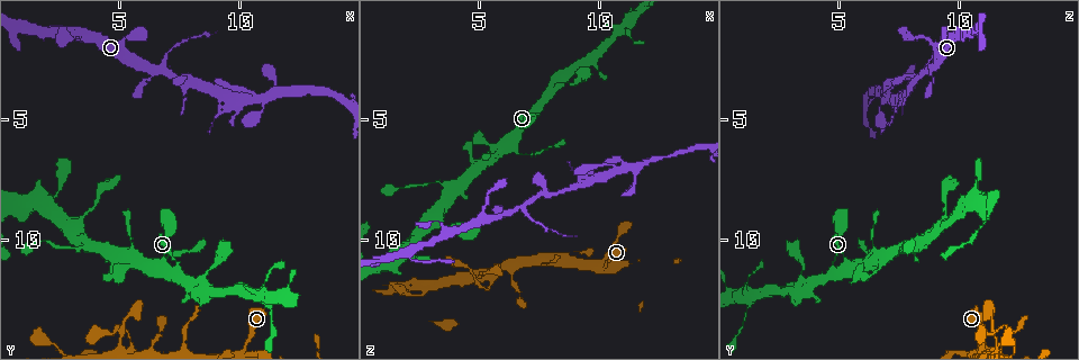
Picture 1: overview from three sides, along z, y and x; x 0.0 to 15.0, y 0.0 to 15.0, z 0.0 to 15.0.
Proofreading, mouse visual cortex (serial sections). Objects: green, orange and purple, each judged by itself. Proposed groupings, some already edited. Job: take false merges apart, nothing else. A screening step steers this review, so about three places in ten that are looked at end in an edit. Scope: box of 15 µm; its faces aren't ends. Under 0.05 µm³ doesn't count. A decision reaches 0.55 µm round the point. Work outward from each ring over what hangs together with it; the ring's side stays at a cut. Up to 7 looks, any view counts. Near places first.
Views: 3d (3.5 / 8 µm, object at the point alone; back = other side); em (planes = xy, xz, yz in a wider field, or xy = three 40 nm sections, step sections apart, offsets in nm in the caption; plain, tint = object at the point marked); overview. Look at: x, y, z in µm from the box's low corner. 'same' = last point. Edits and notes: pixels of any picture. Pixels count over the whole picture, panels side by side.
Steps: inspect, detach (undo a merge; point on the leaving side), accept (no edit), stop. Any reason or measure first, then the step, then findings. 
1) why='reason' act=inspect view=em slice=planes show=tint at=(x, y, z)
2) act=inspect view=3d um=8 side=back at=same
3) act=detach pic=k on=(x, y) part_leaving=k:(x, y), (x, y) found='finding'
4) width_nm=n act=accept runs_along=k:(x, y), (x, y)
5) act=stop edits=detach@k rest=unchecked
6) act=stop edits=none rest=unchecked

why='sharp bend' act=inspect view=3d um=3.5 at=(5.1, 13.6, 11.9)

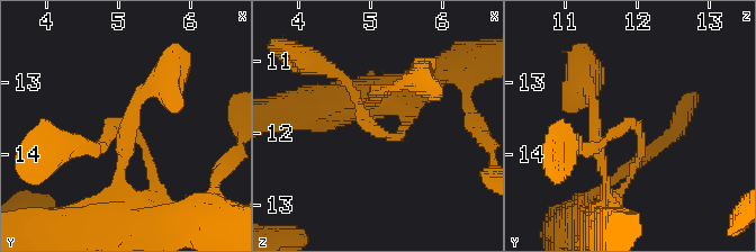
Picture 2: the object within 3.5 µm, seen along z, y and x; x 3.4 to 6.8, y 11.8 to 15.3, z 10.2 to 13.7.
arm_widths_nm=150,150 why='now the EM' act=inspect view=em slice=planes show=plain at=(5.05, 13.55, 11.95)

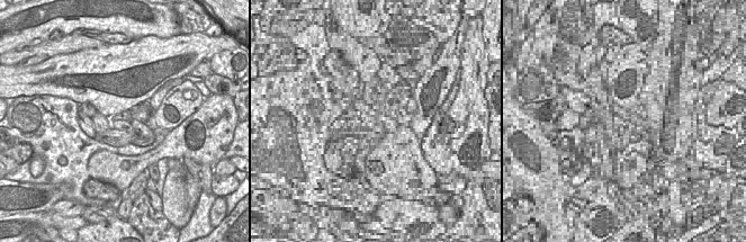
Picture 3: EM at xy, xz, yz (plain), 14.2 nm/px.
why='where the object lies' act=inspect view=em slice=planes show=tint at=same

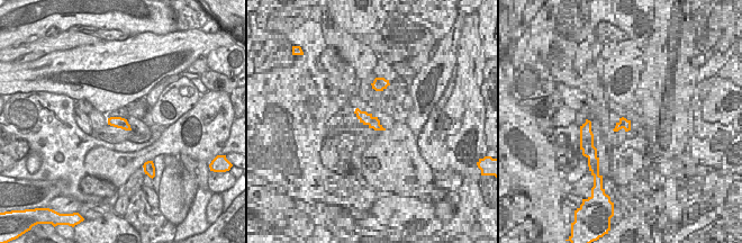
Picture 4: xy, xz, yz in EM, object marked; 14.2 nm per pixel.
act=accept runs_along=2:(406, 119), (385, 137), (340, 77) found='continuous, no second cell'

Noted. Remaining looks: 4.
why='thick turns thin' act=inspect view=3d um=3.5 at=(3.3, 10.4, 7.6)

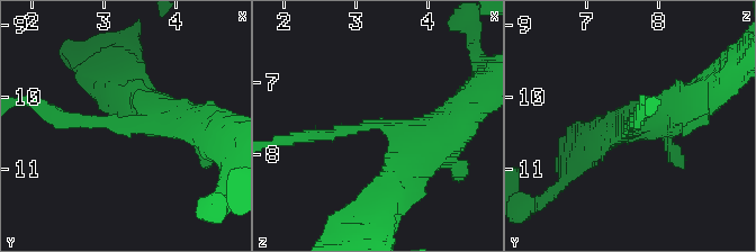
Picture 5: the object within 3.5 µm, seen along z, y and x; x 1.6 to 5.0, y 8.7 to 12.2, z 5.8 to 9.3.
arm_widths_nm=150,450 why='now the EM' act=inspect view=em slice=xy step=2 show=tint at=(3.35, 10.40, 7.60)

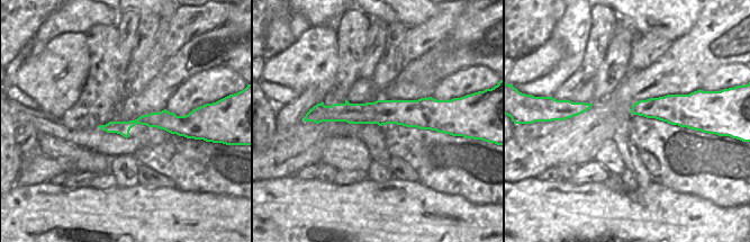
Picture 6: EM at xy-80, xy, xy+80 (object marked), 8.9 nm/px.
act=accept runs_along=6:(319, 109), (417, 113), (436, 127) found='one cell here'

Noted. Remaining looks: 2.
why='four-way junction' act=inspect view=3d um=3.5 side=back at=(6.4, 2.9, 8.8)

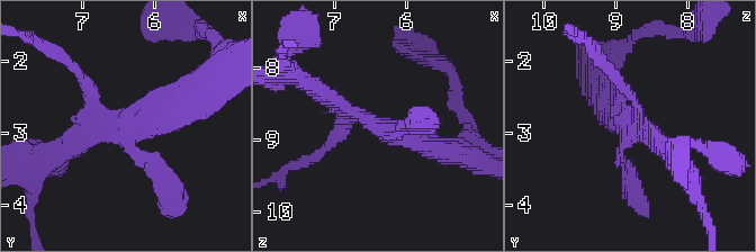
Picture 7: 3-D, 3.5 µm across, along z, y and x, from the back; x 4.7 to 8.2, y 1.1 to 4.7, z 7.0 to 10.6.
arms=4 arm_widths_nm=150,150,250,300 why='need the tissue' act=inspect view=em slice=planes show=tint at=(6.50, 2.95, 8.75)

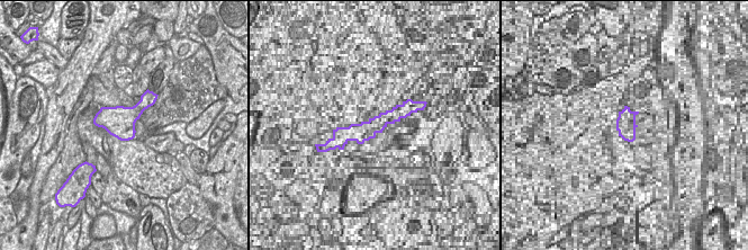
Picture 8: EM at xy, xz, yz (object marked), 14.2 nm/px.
act=detach pic=7 on=(75, 70) part_leaving=7:(93, 98), (63, 56), (32, 39) found='two cells meet here'

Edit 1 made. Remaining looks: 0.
act=stop edits=detach@7 rest=unchecked

